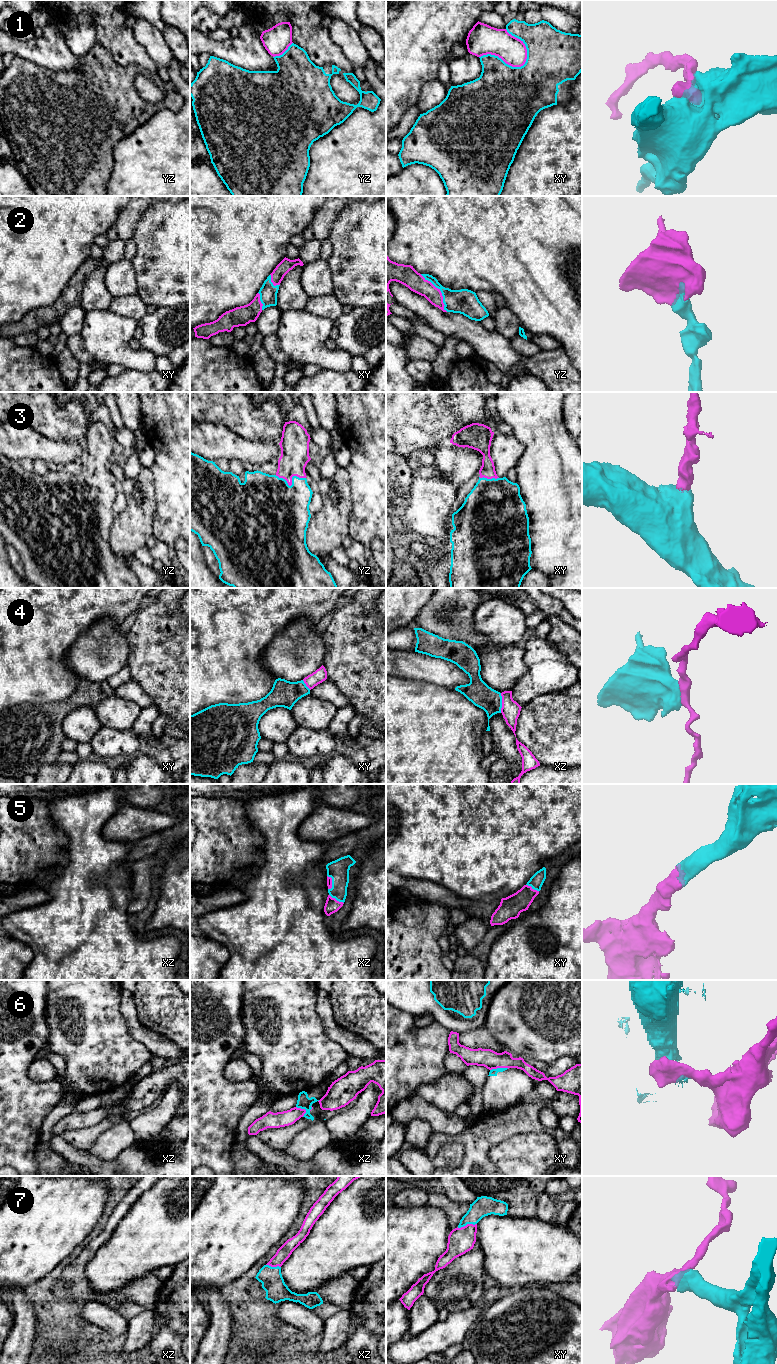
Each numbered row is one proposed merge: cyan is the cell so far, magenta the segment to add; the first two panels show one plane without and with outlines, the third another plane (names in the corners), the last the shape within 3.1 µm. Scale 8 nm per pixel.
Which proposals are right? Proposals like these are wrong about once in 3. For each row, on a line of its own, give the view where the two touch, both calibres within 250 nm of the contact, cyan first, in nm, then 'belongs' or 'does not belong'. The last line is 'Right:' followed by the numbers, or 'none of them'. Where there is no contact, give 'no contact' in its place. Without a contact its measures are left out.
1: contact in xy; calibres 500 and 220 nm; does not belong
2: contact in yz; calibres 200 and 150 nm; belongs
3: contact in yz; calibres 440 and 220 nm; belongs
4: contact in xz; calibres 190 and 150 nm; does not belong
5: contact in xz; calibres 170 and 110 nm; belongs
6: contact in xy; calibres 60 and 150 nm; does not belong
7: contact in xy; calibres 160 and 200 nm; belongs
Right: 2, 3, 5, 7

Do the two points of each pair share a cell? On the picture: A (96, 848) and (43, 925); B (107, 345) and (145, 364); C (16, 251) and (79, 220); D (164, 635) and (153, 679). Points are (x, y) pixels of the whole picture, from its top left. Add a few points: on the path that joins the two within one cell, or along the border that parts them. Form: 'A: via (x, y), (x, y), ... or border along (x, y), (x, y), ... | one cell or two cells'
A: via (84, 867), (66, 889), (66, 899), (62, 906) | one cell
B: via (116, 351), (131, 359), (136, 359) | one cell
C: via (32, 237), (36, 237), (49, 224), (63, 224) | one cell
D: via (164, 646), (164, 668) | one cell

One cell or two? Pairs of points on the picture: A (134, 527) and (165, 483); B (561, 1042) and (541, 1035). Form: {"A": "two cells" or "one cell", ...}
{"A": "two cells", "B": "one cell"}

